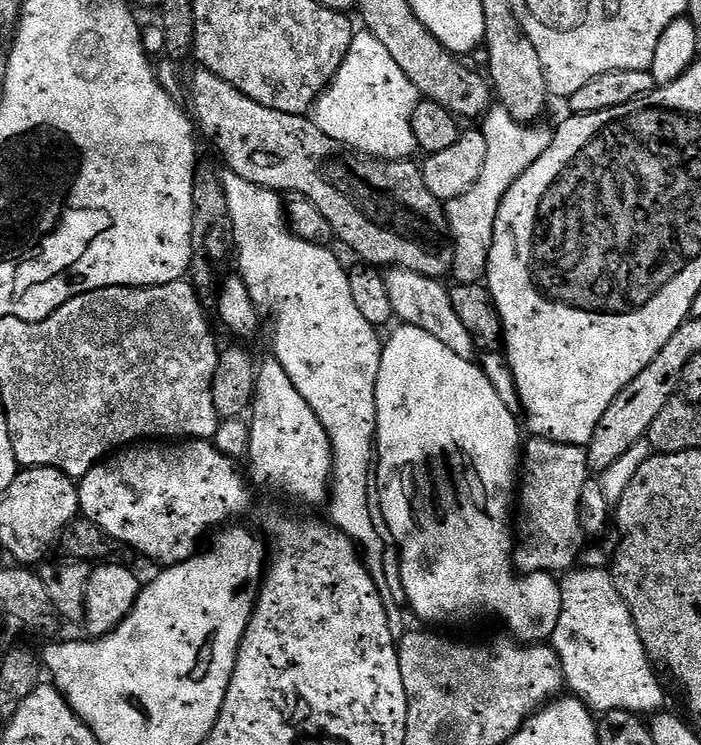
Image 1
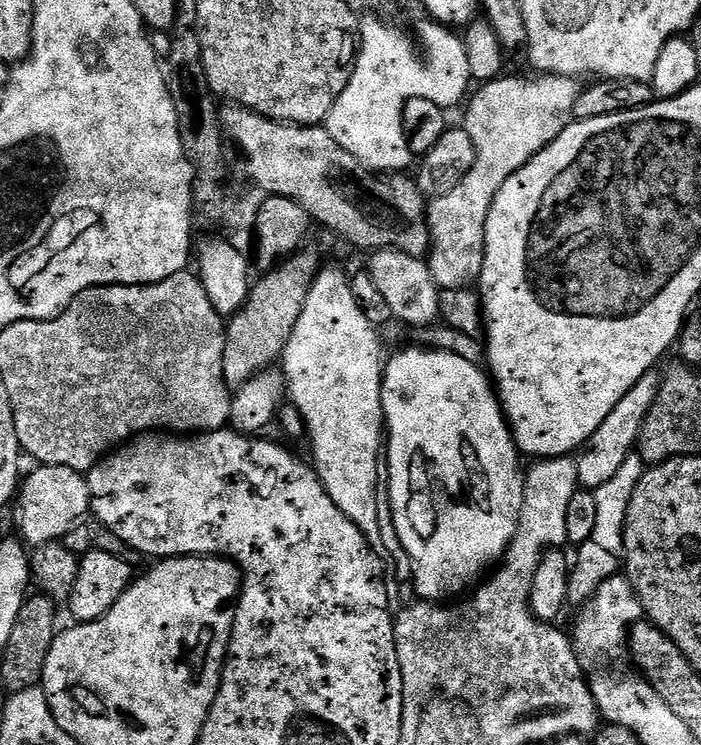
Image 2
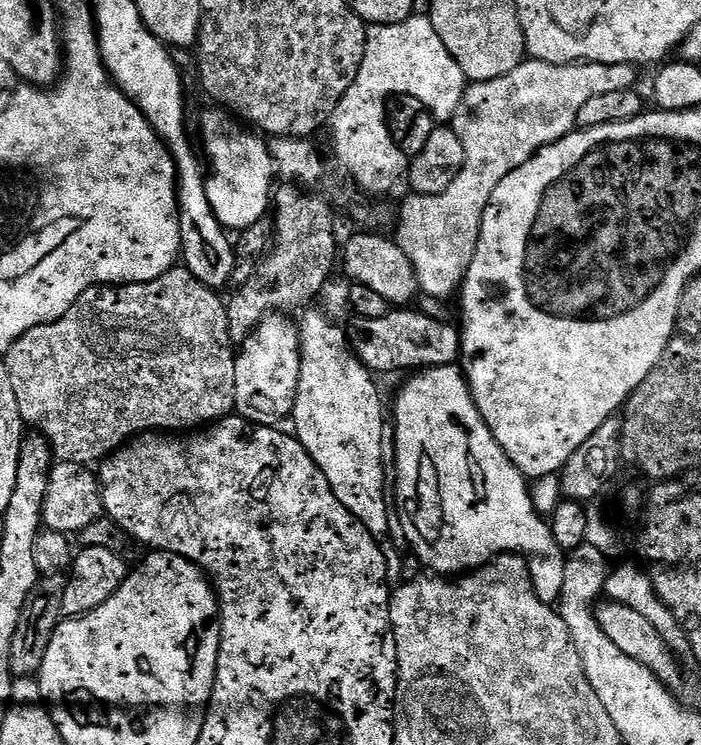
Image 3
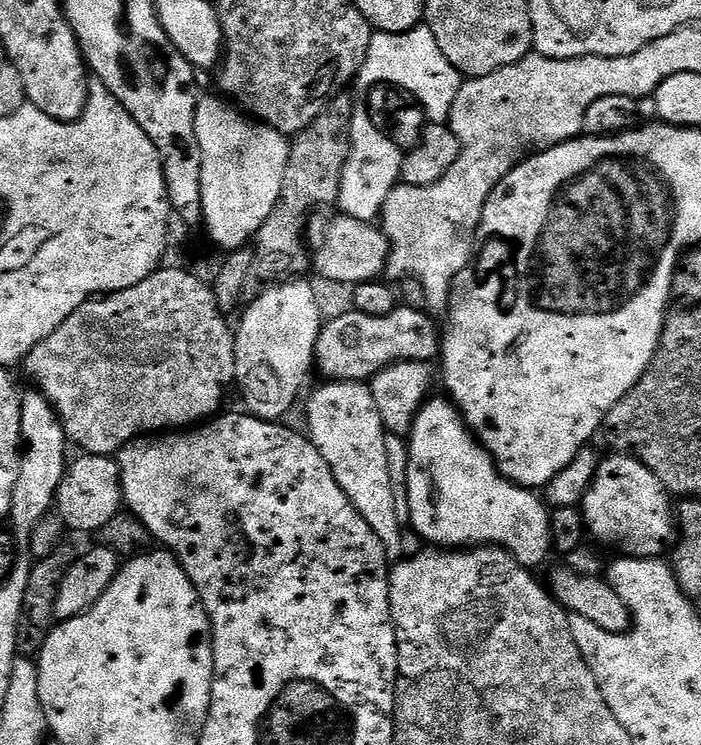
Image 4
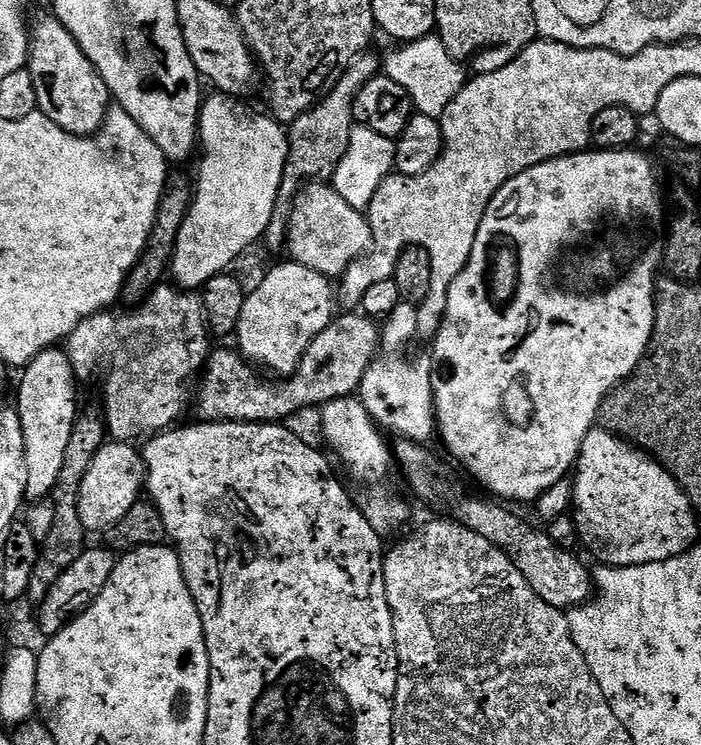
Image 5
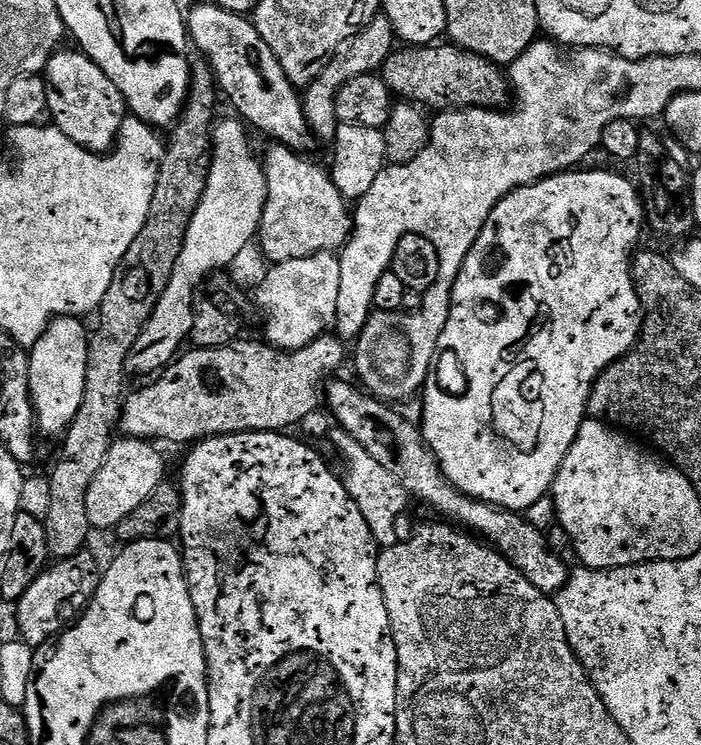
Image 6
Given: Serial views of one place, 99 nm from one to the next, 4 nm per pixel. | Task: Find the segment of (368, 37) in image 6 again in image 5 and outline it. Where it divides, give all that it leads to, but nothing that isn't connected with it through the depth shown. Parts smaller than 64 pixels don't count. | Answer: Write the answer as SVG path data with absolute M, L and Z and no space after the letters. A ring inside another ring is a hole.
M369 50L362 53L361 56L356 56L354 62L350 62L350 66L346 66L346 70L342 74L342 78L338 78L338 82L334 82L334 90L330 90L330 94L326 94L323 98L318 101L318 103L312 107L310 110L306 110L306 114L302 114L293 124L287 125L286 131L288 133L288 165L284 167L284 181L280 187L280 196L276 199L276 209L274 214L270 218L270 226L265 230L262 240L263 243L268 243L272 248L283 249L288 242L288 215L292 212L292 201L295 200L296 196L300 193L300 189L304 187L305 184L309 182L328 182L331 181L332 175L338 170L338 162L342 162L342 158L346 155L346 149L350 147L350 134L352 129L356 124L356 119L354 118L354 98L358 98L359 92L362 91L362 86L366 86L366 82L370 82L370 78L381 75L382 72L382 60L378 55L374 54L375 51Z

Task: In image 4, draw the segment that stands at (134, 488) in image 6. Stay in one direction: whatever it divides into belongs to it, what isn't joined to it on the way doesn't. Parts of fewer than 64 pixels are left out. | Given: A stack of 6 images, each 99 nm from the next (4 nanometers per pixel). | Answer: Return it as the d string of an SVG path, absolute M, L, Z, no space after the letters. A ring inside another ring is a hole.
M80 454L65 471L60 488L56 491L55 511L64 520L65 529L76 532L99 533L110 518L121 515L120 465L110 456Z

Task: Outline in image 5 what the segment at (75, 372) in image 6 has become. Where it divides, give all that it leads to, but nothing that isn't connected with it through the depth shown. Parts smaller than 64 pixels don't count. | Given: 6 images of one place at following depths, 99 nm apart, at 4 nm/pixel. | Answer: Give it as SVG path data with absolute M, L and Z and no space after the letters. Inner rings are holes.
M53 346L38 354L22 370L20 389L16 392L14 407L20 416L22 438L26 446L25 501L47 500L56 489L58 474L62 474L62 461L66 459L66 446L70 446L72 427L76 425L76 373L68 361L67 351Z

